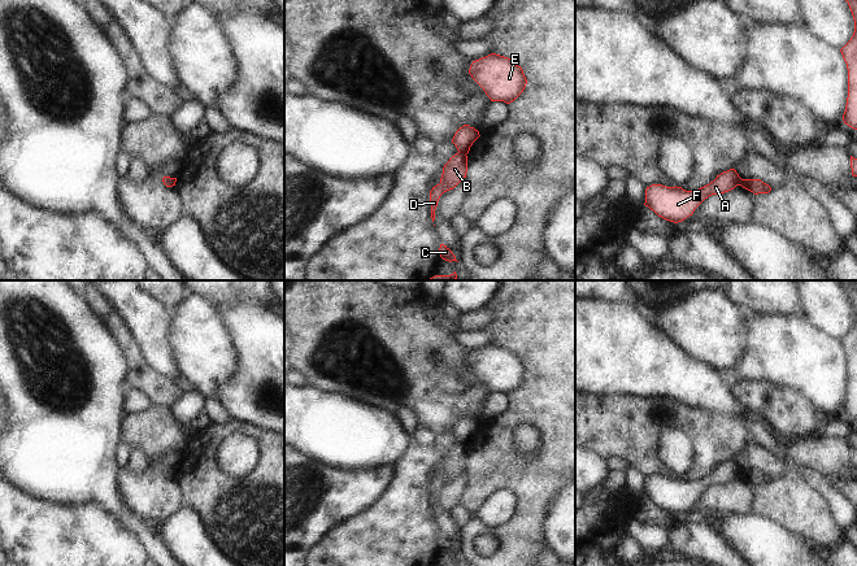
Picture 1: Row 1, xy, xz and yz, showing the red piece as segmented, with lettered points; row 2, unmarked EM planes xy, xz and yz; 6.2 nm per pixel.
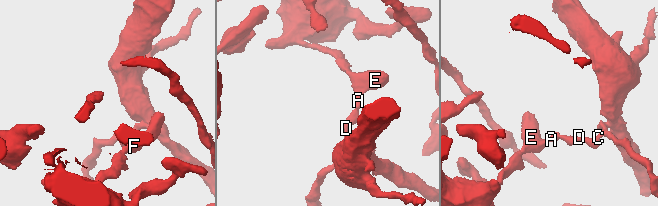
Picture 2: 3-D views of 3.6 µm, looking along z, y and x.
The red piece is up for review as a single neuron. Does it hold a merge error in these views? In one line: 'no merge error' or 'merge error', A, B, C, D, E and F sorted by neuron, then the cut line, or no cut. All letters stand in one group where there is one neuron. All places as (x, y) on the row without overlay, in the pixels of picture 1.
merge error | A E F / B C D | xz (459, 443), (465, 445)

